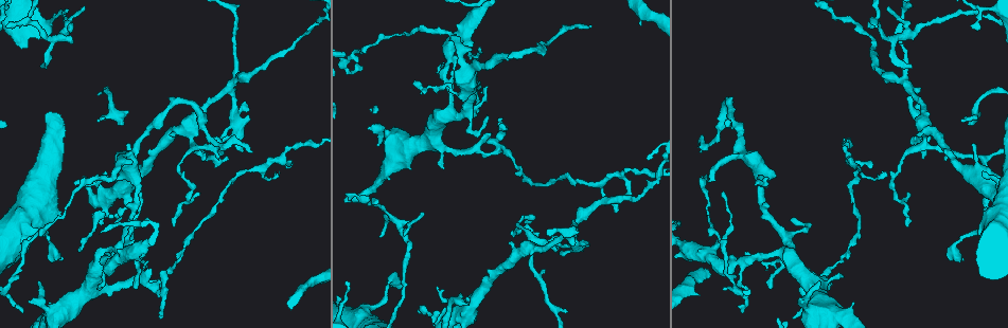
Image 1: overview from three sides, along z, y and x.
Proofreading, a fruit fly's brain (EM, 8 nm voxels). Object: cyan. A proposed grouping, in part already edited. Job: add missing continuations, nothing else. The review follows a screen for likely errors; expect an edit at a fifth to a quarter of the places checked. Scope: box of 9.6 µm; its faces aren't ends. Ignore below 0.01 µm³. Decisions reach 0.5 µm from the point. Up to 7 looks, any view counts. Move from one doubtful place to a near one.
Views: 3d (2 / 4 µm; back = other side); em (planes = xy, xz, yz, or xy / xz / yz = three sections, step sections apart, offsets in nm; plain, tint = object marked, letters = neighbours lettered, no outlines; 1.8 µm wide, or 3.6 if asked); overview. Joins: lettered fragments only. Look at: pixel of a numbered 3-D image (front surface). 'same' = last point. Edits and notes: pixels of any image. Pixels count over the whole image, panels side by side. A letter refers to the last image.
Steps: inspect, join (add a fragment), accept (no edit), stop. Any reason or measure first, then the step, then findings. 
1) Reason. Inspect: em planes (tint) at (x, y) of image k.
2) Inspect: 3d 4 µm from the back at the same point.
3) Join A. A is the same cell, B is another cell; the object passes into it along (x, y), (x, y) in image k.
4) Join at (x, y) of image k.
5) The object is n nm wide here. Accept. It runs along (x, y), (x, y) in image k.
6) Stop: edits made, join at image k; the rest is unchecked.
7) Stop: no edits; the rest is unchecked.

Branch stops here. Inspect: em 3.6 µm planes (letters) at (820, 283) of image 1.

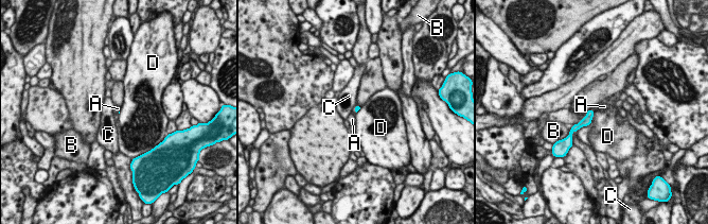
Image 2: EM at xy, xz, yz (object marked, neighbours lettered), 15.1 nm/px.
Join A. A is the same cell, B, C and D are other cells; the object passes into it along (586, 121), (591, 110), (604, 106) in image 2; the neuron continues.

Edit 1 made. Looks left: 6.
An open end. Inspect: 3d 4 µm at (741, 311) of image 1.

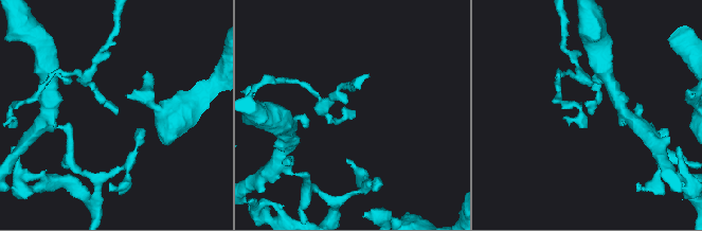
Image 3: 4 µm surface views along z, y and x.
Inspect: em planes (letters) at (592, 112) of image 3.

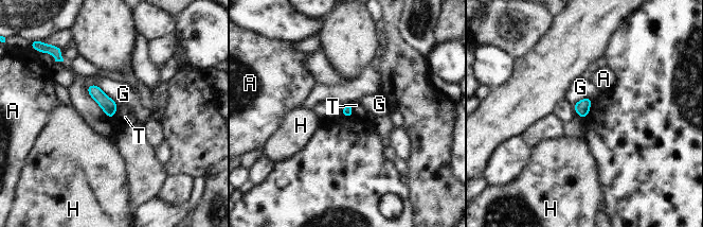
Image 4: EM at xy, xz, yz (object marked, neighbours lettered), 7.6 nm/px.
The object is 80 nm wide here; the longest contact is with G, 240 nm. Accept. A, G, H and T are other cells; none of them fits.

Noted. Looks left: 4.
Branch stops here. Inspect: em planes (letters) at (884, 173) of image 1.

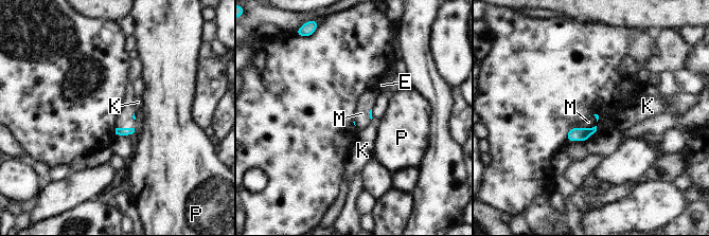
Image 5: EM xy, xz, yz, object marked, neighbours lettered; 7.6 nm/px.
Join M. M is the same cell, E, K and P are other cells; the object passes into it along (582, 134), (583, 128), (588, 122) in image 5; the neuron continues.

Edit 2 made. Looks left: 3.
Stop: edits made, join at image 2, join at image 5; the rest is unchecked.

